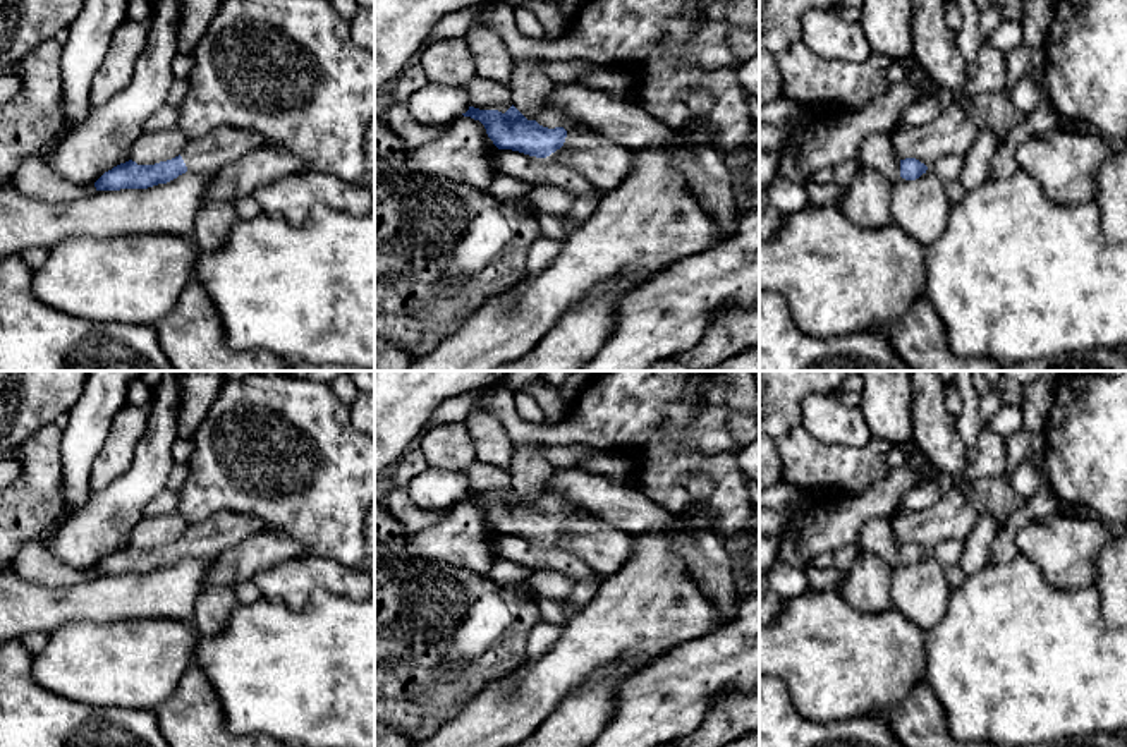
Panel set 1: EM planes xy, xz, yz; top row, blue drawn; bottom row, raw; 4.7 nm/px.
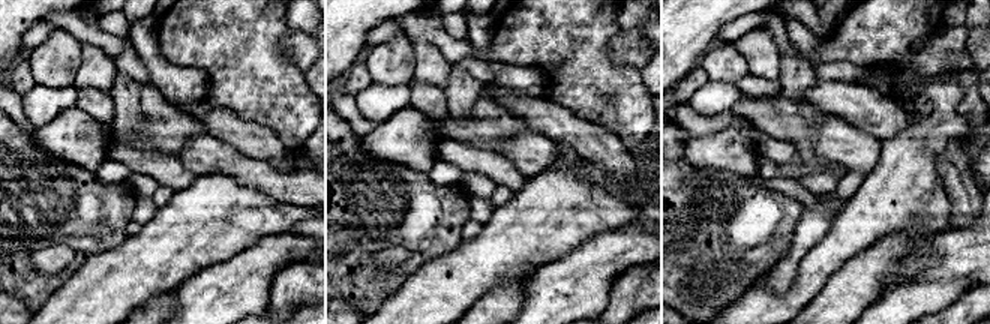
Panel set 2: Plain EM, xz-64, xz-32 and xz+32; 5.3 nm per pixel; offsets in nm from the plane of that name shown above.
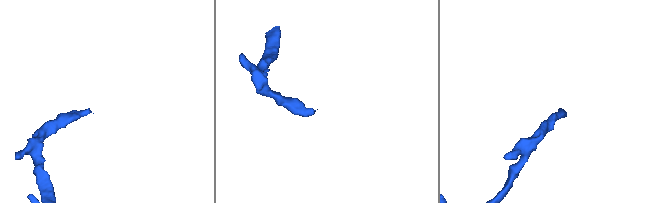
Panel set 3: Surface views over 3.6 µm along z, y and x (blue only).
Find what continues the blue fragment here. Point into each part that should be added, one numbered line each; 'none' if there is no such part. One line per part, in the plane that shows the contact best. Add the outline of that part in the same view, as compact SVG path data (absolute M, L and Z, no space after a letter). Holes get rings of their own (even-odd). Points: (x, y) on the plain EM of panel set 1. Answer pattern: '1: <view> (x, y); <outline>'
1: xz (550, 502); M546 491L541 496L538 496L536 507L548 513L564 512L565 515L594 517L593 513L570 503L567 498L564 498L562 495L555 491Z

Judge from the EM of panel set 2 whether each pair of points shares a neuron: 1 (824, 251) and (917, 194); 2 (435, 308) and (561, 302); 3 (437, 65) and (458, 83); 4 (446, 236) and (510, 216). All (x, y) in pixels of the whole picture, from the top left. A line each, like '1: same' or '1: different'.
1: same
2: different
3: different
4: different

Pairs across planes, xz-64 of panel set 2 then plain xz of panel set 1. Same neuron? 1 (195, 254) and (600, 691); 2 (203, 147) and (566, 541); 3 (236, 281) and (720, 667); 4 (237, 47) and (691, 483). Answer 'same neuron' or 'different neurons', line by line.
1: different neurons
2: same neuron
3: same neuron
4: different neurons

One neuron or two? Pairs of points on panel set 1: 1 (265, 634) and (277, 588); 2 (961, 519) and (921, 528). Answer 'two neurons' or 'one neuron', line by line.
1: two neurons
2: one neuron

